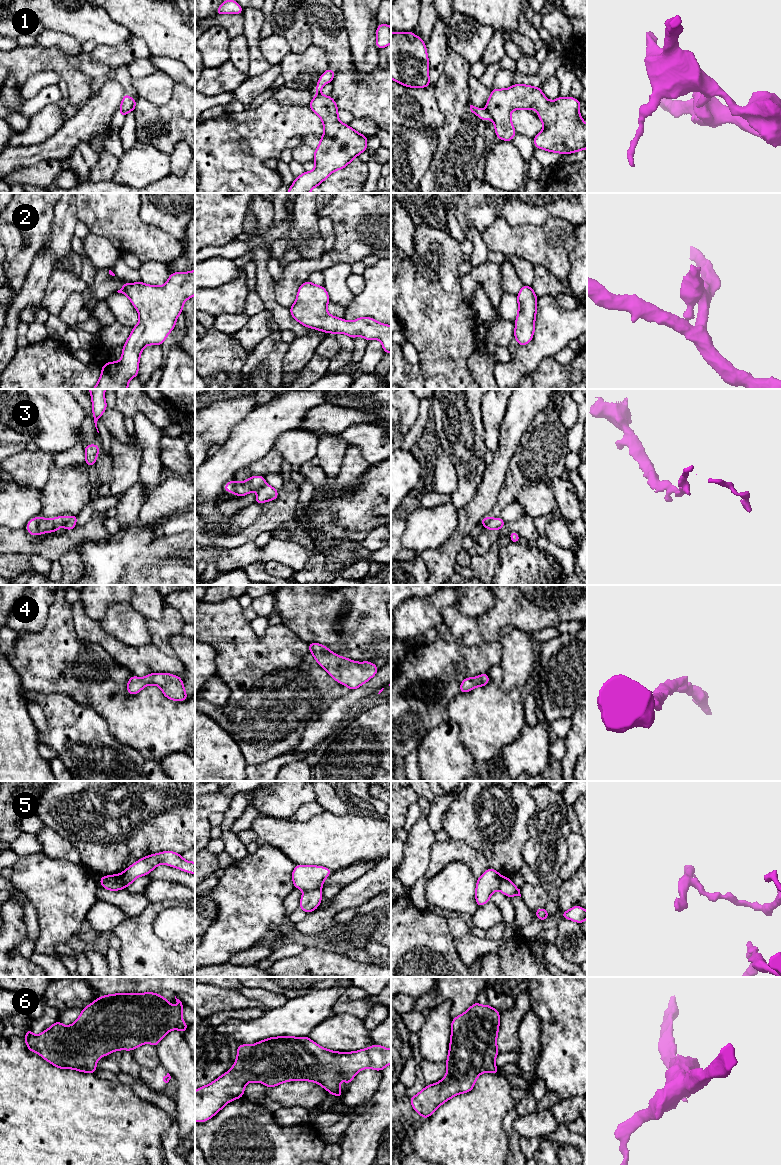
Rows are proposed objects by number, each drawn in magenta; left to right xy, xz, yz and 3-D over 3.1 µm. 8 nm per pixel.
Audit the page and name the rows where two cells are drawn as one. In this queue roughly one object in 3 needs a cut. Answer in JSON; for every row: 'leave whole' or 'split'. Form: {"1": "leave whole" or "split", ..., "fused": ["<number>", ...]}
{"1": "split", "2": "leave whole", "3": "split", "4": "leave whole", "5": "split", "6": "leave whole", "fused": ["1", "3", "5"]}

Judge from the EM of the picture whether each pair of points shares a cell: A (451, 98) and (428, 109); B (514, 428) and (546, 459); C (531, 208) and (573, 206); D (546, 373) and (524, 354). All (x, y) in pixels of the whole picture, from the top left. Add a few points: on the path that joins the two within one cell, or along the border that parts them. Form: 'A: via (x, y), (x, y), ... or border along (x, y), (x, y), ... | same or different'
A: border along (433, 87), (436, 105), (443, 116), (440, 128) | different
B: border along (535, 416), (511, 457) | different
C: via (541, 206), (563, 206) | same
D: border along (552, 356), (545, 357), (531, 375) | different

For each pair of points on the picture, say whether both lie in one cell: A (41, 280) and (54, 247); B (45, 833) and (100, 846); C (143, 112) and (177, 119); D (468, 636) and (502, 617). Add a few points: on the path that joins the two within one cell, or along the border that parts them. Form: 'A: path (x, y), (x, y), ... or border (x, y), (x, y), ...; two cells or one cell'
A: path (41, 272), (44, 263), (50, 255); one cell
B: border (45, 825), (64, 837), (79, 853); two cells
C: path (151, 119), (169, 119); one cell
D: border (477, 618), (477, 627), (481, 637), (486, 642); two cells

